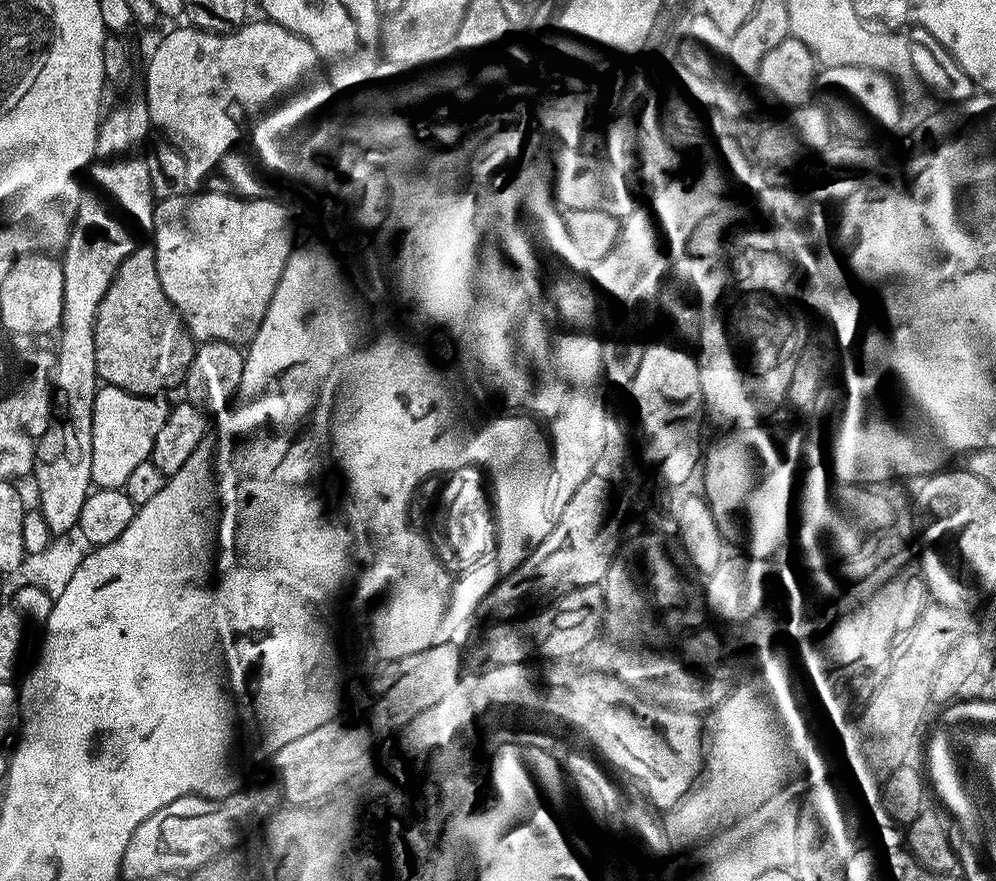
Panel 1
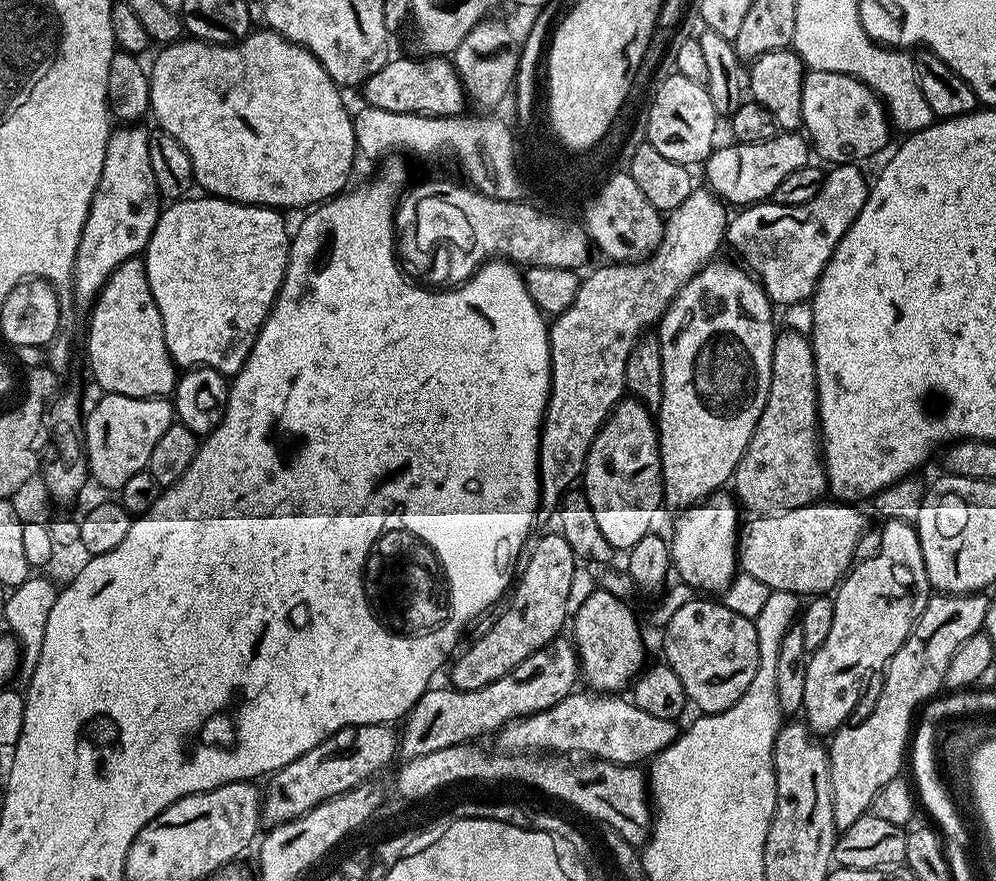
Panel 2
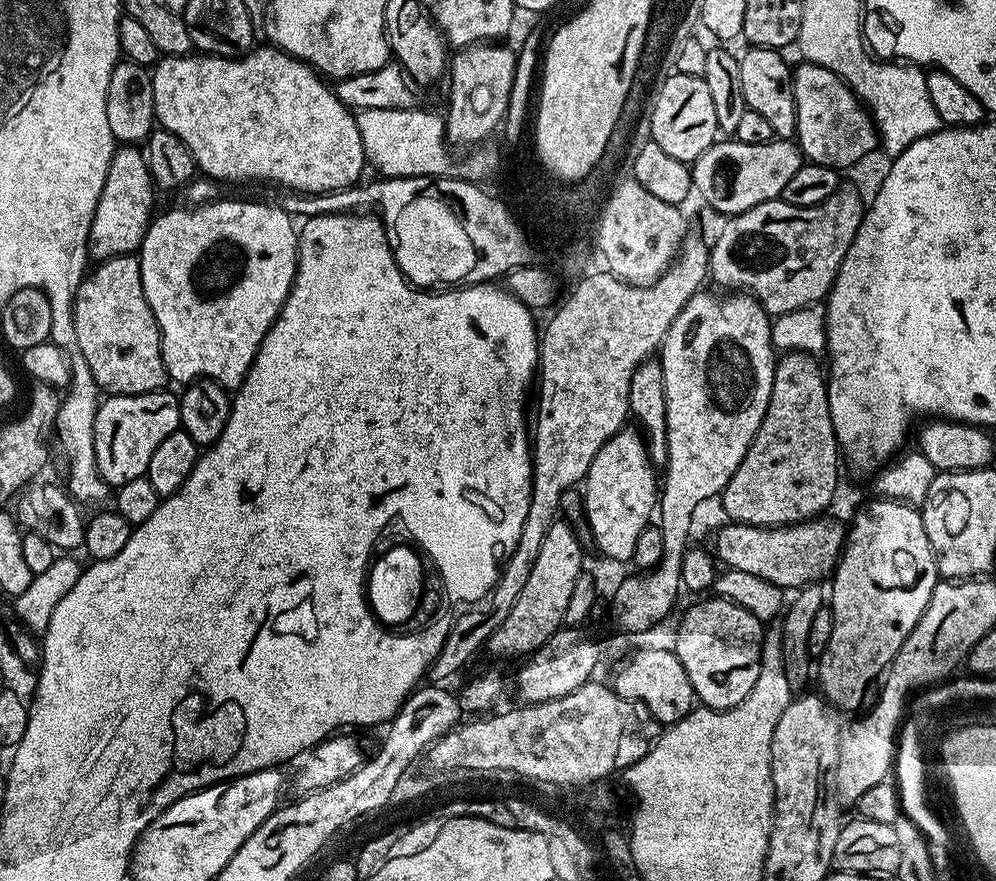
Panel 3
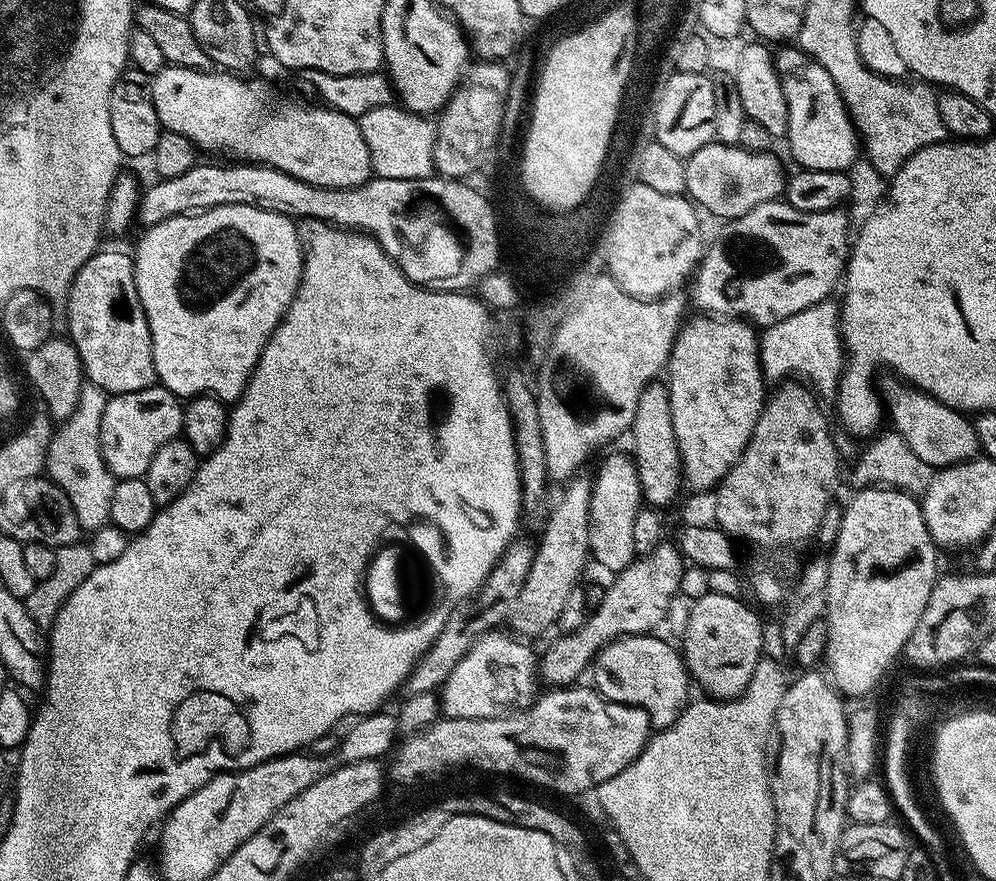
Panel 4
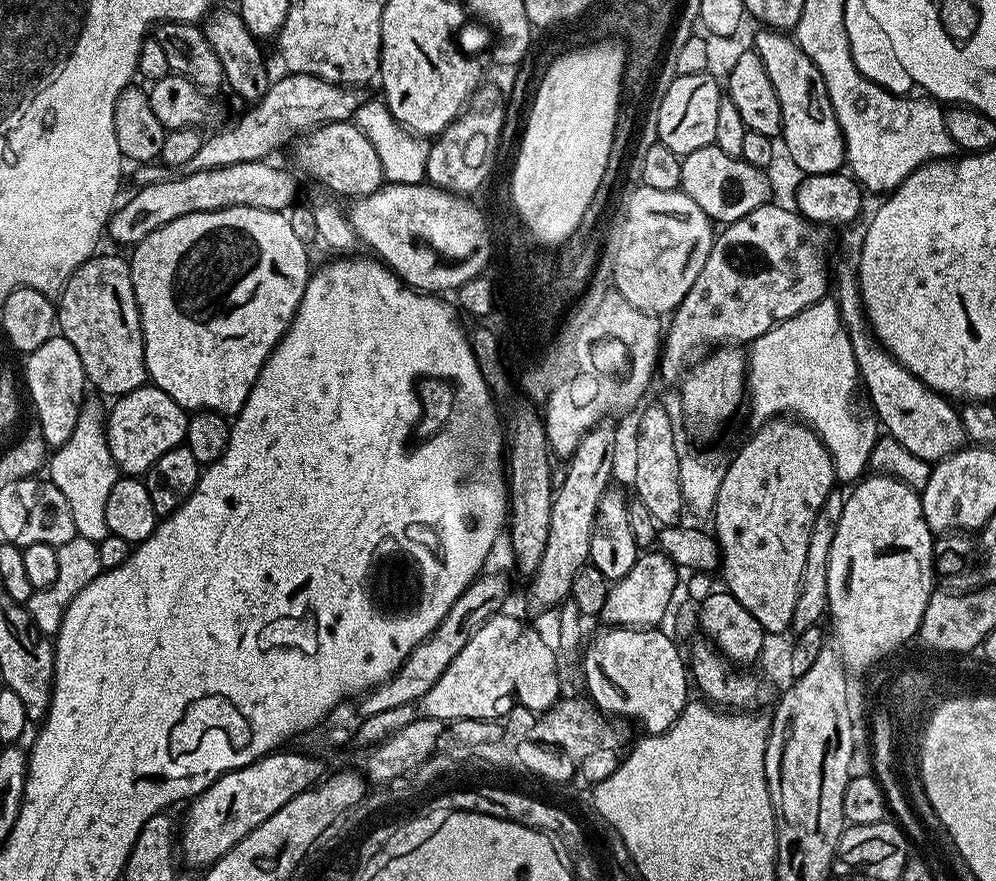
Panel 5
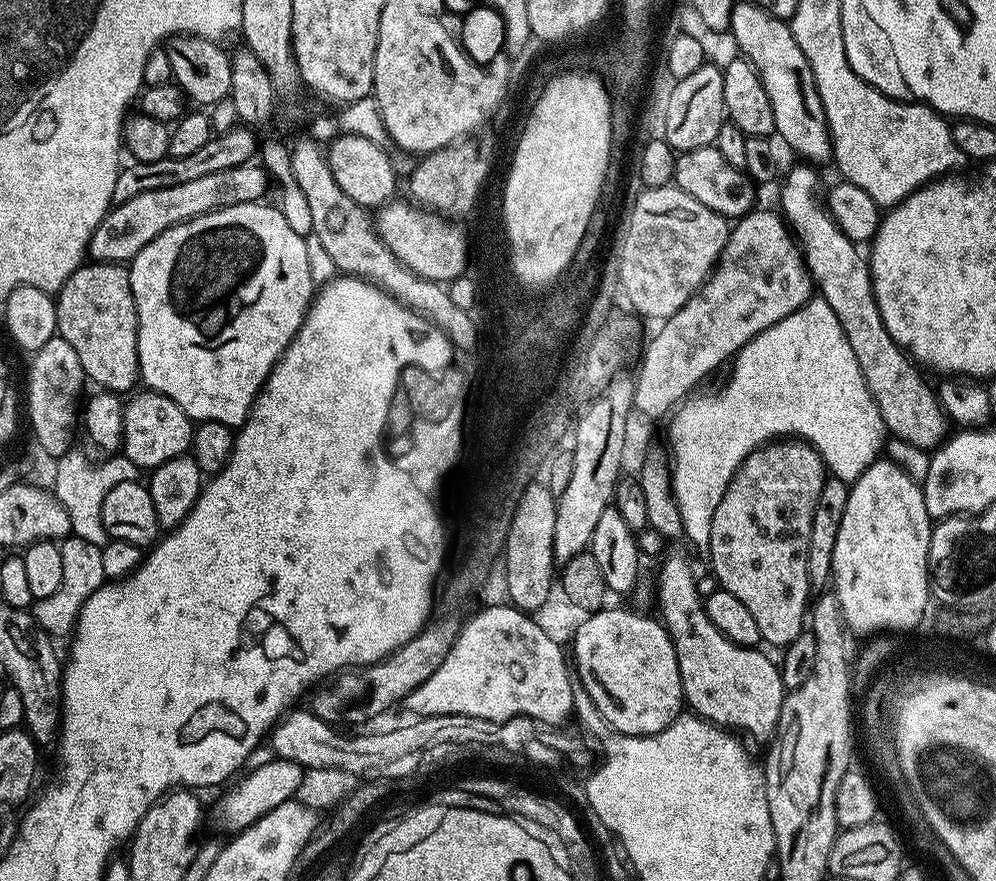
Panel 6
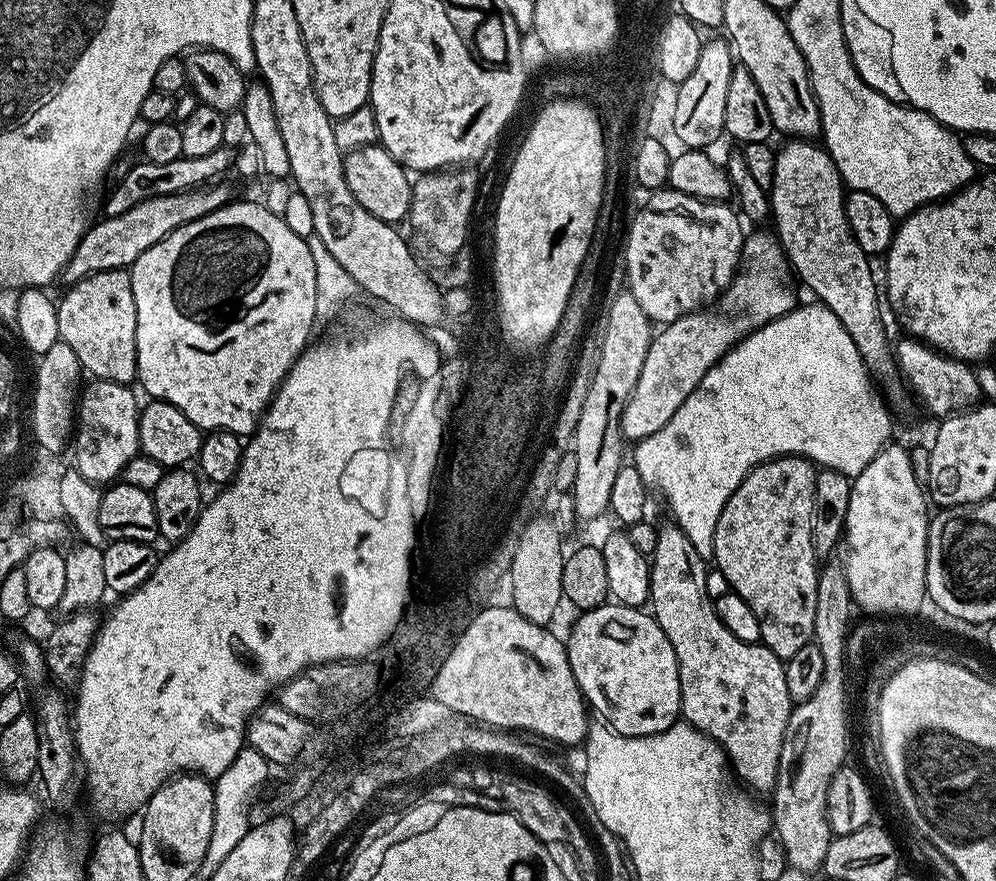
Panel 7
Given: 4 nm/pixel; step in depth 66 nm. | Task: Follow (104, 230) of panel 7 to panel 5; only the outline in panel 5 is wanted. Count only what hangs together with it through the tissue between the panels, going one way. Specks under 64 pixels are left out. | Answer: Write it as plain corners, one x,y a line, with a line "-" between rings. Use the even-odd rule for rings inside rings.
267,159
251,160
250,162
234,162
234,166
218,166
218,170
185,171
183,174
173,175
162,182
154,182
145,188
136,188
128,201
121,203
112,213
108,221
107,235
113,236
120,244
134,246
146,238
146,234
154,234
166,222
174,222
174,218
182,218
186,214
195,212
213,212
223,208
257,208
271,212
287,213
297,203
296,180
284,168
275,168

